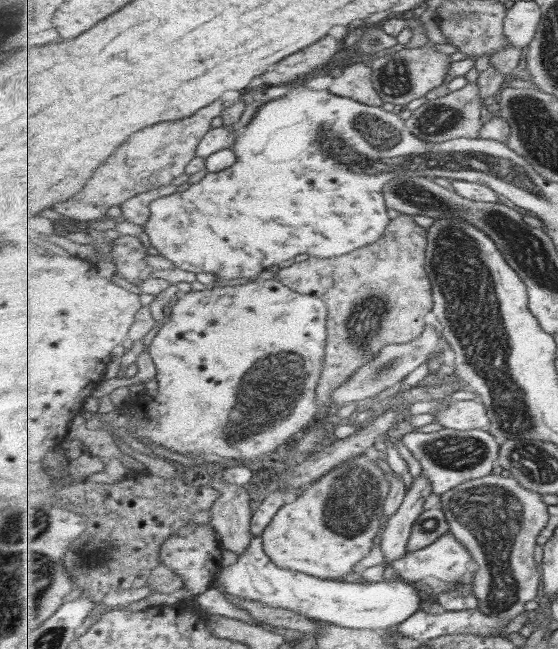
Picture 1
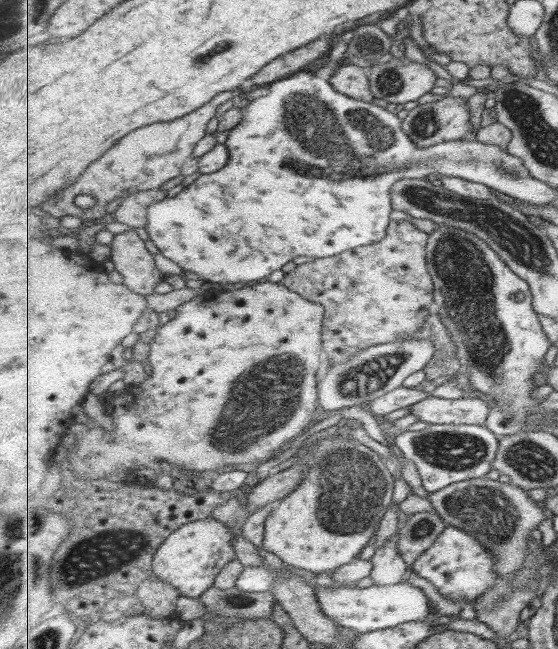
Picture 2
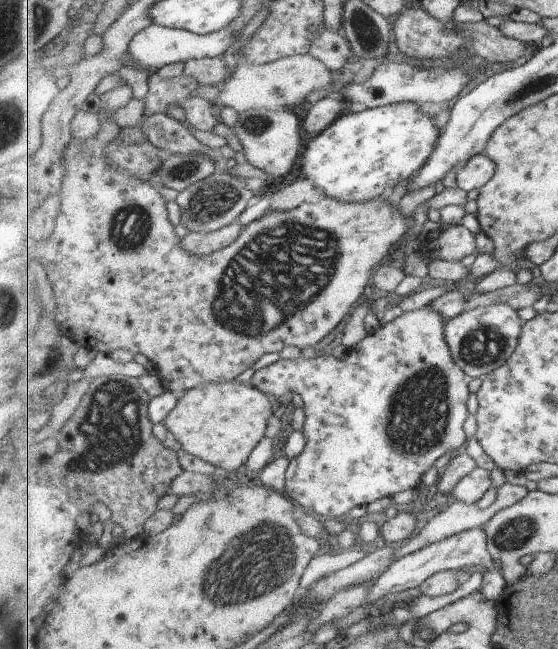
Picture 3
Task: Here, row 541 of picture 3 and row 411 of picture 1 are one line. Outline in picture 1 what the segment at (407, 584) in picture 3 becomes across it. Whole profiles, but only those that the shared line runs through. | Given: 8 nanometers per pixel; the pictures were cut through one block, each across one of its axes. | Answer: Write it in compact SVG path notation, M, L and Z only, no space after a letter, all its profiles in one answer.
M479 398L452 401L449 408L433 415L444 428L453 430L487 430L491 424L488 410Z

